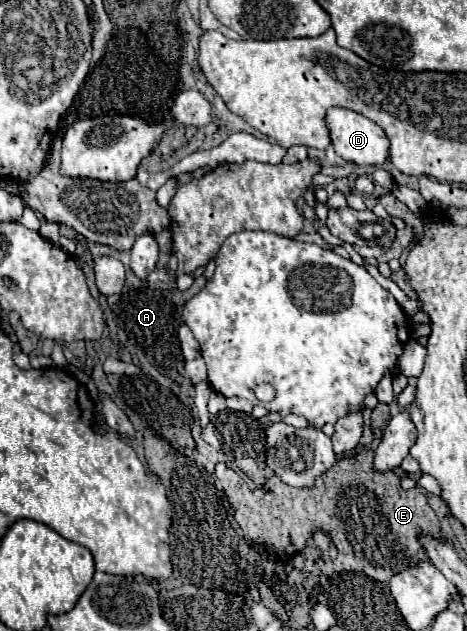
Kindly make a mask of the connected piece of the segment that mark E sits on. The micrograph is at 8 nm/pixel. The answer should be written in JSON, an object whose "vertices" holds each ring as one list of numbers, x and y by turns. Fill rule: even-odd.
{"vertices":[[362,449,356,457,346,457,334,463,324,475,314,481,314,487,292,487,280,477,270,477,270,493,262,489,250,491,248,485,226,465,216,465,216,477,222,481,228,501,236,509,236,521,240,523,244,537,250,543,260,543,278,557,290,557,300,551,302,523,312,531,324,531,332,543,336,539,338,557,334,559,334,571,362,571,376,581,388,581,394,573,408,569,412,563,426,561,428,555,416,541,418,531,426,531,432,537,440,533,440,519,426,501,420,487,404,491,400,479,390,473,374,473,374,453]]}

